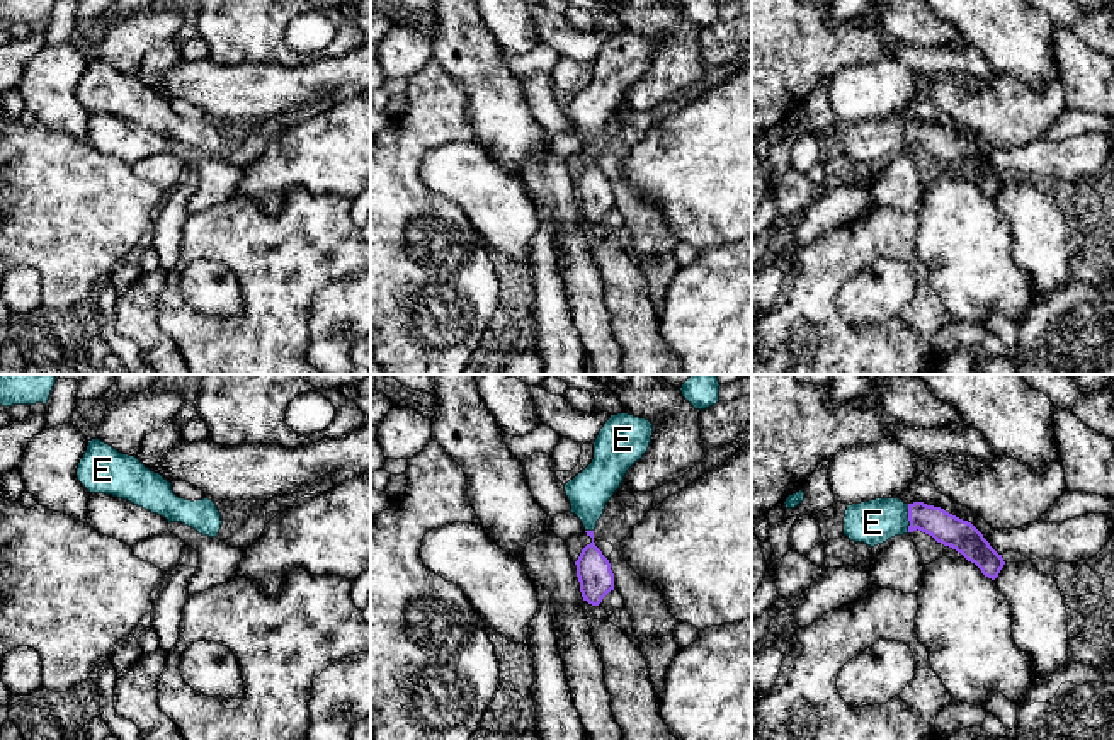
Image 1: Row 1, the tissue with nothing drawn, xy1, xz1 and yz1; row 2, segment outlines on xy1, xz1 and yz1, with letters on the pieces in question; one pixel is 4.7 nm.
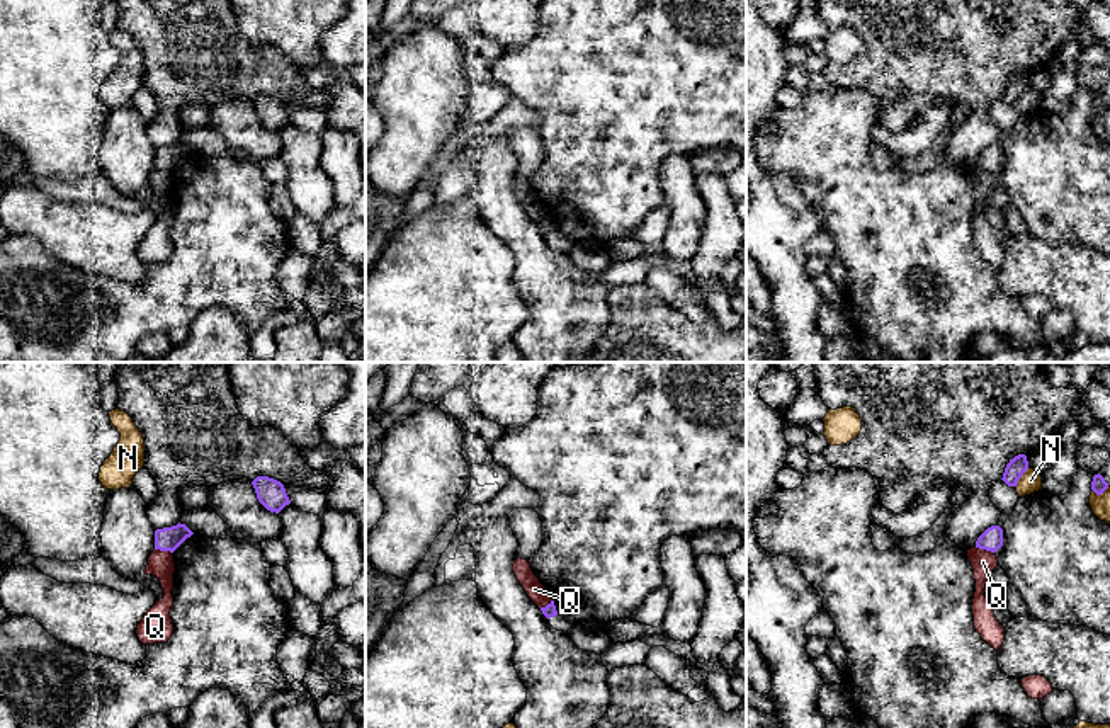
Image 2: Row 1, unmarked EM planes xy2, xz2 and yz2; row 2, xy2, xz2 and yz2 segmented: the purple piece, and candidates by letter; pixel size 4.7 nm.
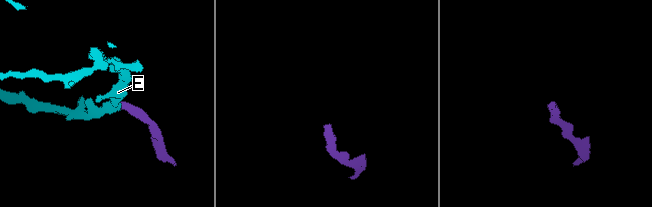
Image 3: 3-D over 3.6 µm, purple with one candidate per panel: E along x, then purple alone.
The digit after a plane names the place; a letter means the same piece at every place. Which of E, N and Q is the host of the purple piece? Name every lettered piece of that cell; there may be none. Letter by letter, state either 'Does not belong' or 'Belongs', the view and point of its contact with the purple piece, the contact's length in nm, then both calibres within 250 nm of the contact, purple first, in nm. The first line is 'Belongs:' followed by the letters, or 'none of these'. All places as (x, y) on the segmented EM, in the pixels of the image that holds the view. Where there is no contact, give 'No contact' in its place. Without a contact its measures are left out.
Belongs: E
E: Belongs. Touches purple at yz1 (909, 519). Shared border 140 nm. Thickness 150 nm (purple) against 220 nm
N: Does not belong. Touches purple at yz2 (1020, 477). Shared border 120 nm. Thickness 90 nm (purple) against 100 nm
Q: Does not belong. Touches purple at yz2 (985, 548). Shared border 100 nm. Thickness 110 nm (purple) against 120 nm

